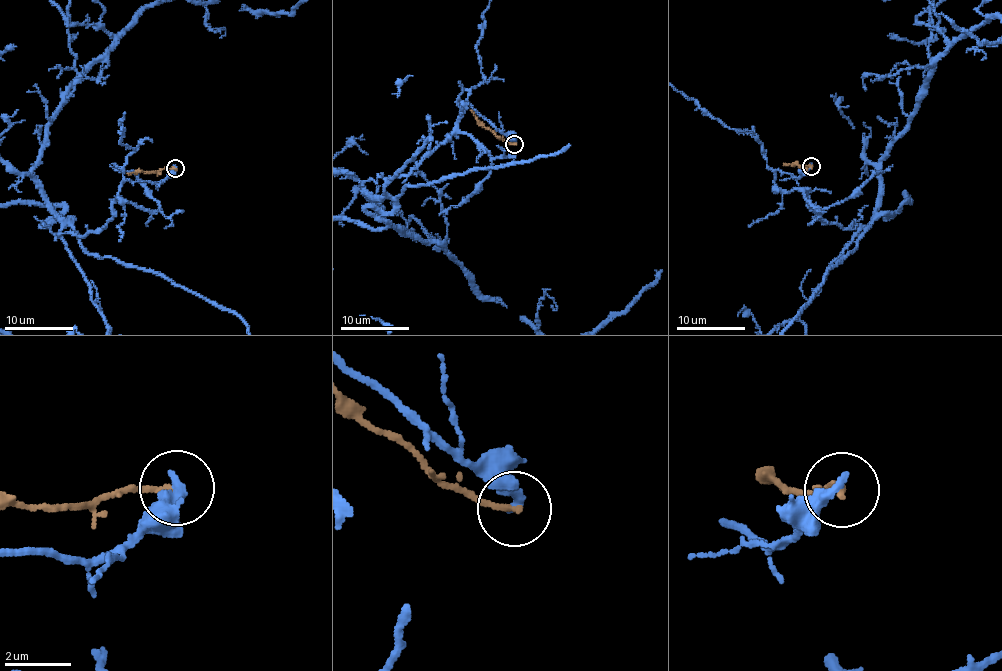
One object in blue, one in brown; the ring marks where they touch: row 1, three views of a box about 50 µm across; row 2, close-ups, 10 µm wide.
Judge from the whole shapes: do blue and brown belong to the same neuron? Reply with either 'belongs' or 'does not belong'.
does not belong

